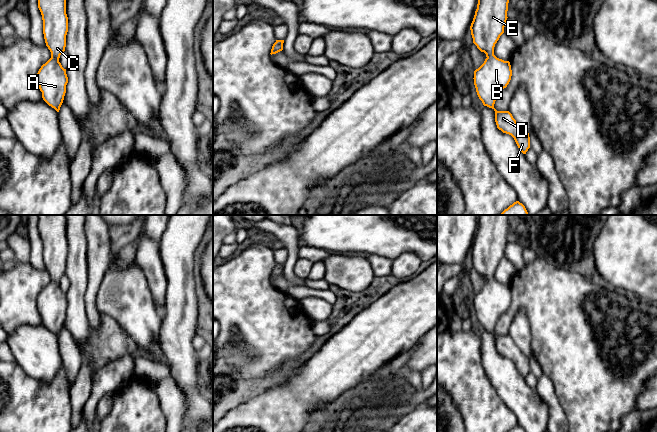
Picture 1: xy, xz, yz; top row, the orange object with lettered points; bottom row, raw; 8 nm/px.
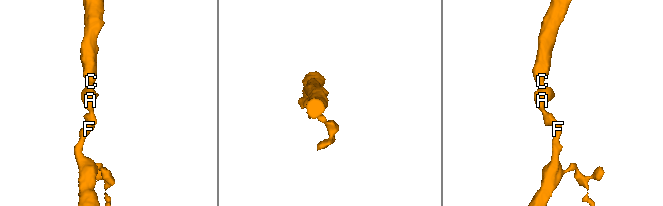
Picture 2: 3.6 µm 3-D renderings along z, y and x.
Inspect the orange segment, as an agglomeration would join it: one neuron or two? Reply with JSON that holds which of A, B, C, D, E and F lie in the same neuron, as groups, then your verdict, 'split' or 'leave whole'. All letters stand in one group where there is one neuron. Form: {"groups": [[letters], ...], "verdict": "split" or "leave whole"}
{"groups": [["A", "B", "C", "D", "E", "F"]], "verdict": "leave whole"}

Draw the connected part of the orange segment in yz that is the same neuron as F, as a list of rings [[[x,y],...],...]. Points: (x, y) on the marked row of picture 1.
[[[478,0],[477,9],[470,26],[473,43],[486,54],[484,63],[474,71],[474,85],[484,106],[495,111],[497,128],[511,135],[518,148],[526,154],[530,148],[529,133],[525,132],[509,111],[494,108],[499,93],[511,80],[512,70],[509,61],[494,55],[494,47],[504,33],[507,21],[509,0]]]

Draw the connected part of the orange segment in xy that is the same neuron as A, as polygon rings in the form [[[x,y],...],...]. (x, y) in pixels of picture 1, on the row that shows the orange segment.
[[[38,0],[38,8],[42,15],[44,39],[46,46],[51,52],[51,58],[39,69],[37,73],[37,83],[42,92],[43,100],[59,112],[68,83],[66,69],[64,69],[59,62],[60,55],[65,51],[66,35],[68,32],[66,0]]]

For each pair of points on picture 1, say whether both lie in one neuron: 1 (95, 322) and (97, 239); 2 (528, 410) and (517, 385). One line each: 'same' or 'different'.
1: same
2: same

